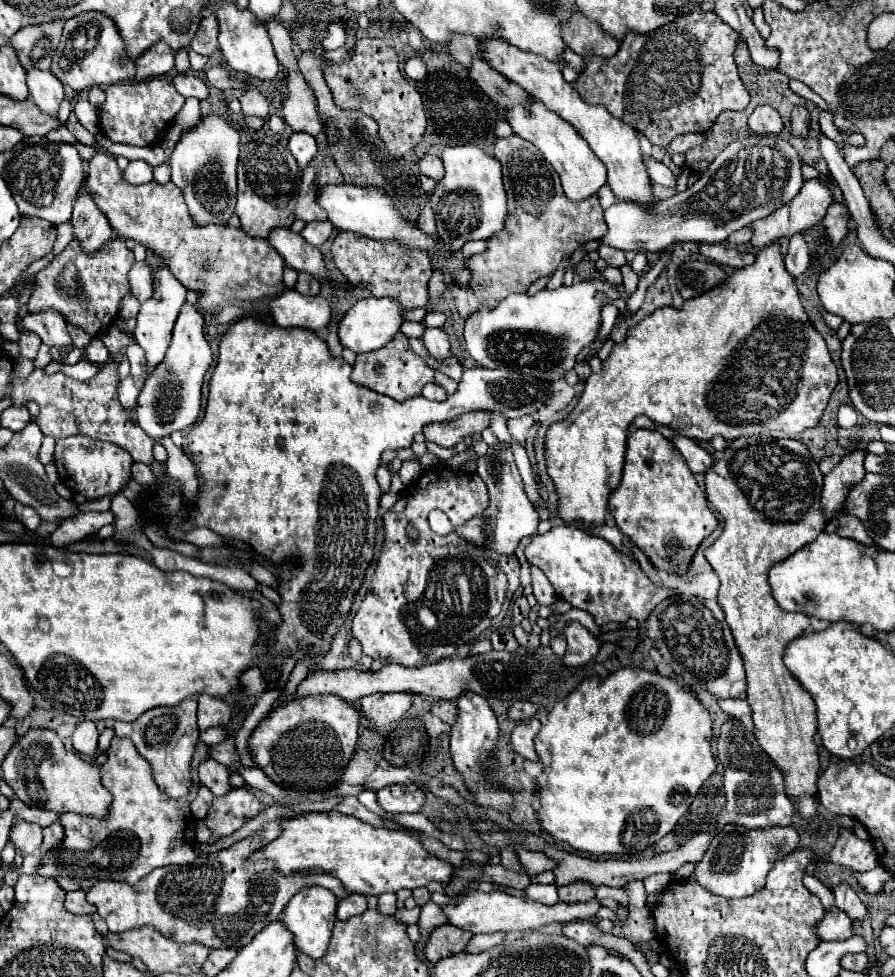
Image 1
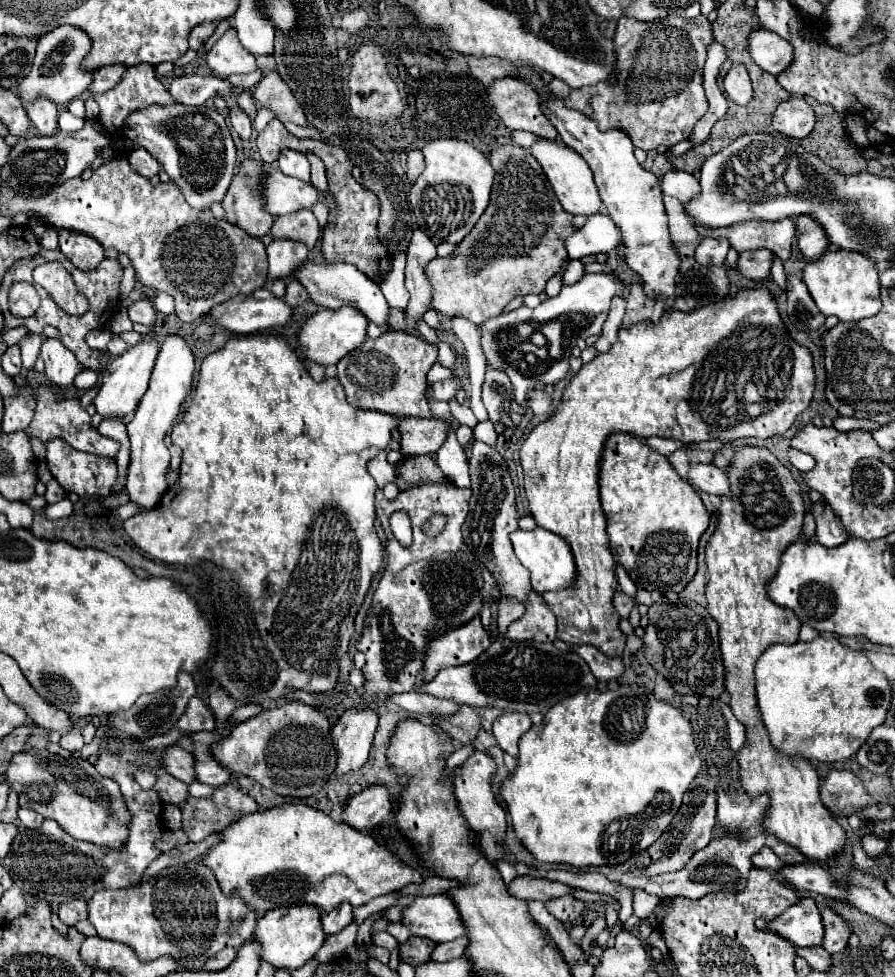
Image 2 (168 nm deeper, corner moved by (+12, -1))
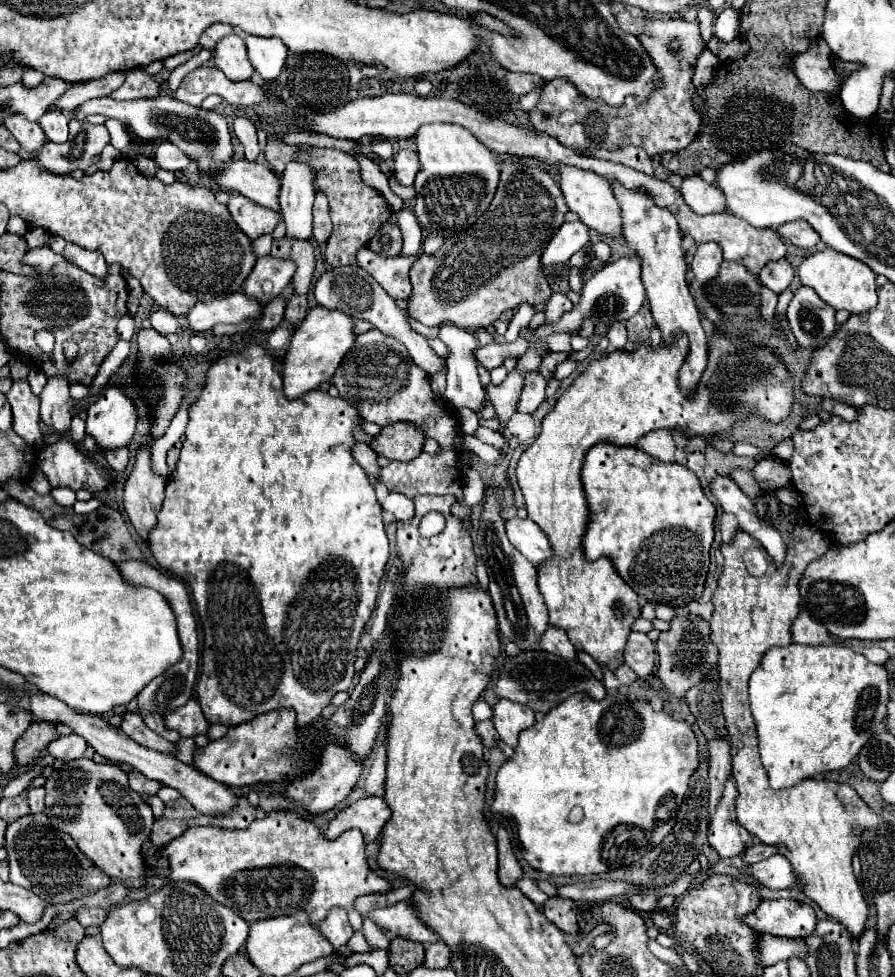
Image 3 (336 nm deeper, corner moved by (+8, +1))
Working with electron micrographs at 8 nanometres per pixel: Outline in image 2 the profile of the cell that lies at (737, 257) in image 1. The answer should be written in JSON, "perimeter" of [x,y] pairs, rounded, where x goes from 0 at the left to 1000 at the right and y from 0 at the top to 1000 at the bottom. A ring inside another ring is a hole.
{"perimeter":[[[841,256],[835,260],[826,260],[823,266],[823,278],[844,289],[853,289],[859,285],[859,272],[861,272],[859,256]]]}

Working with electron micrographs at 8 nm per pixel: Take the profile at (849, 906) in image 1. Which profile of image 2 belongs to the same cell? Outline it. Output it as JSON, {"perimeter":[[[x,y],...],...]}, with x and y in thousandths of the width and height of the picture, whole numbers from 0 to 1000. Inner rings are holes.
{"perimeter":[[[920,929],[920,948],[922,948],[920,970],[922,970],[926,976],[940,974],[940,972],[946,968],[949,958],[953,956],[951,946],[946,946],[946,942],[944,942],[942,938],[937,938],[933,931]]]}

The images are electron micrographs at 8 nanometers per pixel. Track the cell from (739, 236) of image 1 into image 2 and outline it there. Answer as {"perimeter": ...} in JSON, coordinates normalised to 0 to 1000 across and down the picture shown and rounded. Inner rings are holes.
{"perimeter":[[[788,244],[777,258],[779,270],[785,272],[803,272],[810,268],[810,262],[815,258],[812,244]]]}

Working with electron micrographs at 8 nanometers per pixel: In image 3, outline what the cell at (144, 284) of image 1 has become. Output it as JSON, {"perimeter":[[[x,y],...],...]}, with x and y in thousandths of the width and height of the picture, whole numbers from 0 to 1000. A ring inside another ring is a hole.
{"perimeter":[[[182,315],[171,317],[169,323],[166,323],[166,328],[169,328],[169,334],[171,334],[178,342],[182,342],[182,344],[193,342],[193,340],[198,338],[198,325],[196,325],[193,321],[189,321],[187,317],[182,317]]]}

